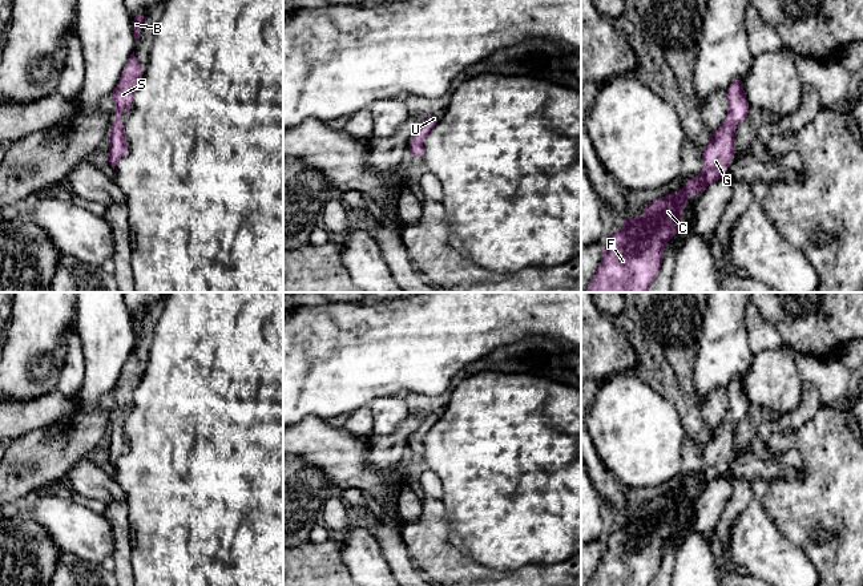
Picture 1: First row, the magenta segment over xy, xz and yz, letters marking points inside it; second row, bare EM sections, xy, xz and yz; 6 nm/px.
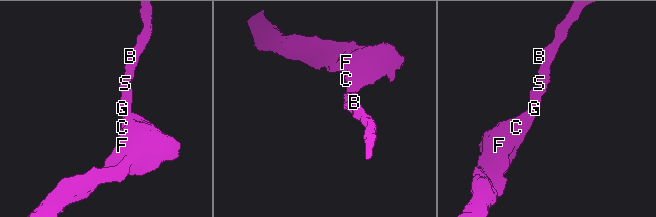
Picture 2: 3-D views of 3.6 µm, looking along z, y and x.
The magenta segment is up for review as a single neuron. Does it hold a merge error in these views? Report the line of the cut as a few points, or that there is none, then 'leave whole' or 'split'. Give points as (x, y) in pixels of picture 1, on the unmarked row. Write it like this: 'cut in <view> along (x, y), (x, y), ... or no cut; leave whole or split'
no cut; leave whole

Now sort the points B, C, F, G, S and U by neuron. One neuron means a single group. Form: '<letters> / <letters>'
B C F G S U

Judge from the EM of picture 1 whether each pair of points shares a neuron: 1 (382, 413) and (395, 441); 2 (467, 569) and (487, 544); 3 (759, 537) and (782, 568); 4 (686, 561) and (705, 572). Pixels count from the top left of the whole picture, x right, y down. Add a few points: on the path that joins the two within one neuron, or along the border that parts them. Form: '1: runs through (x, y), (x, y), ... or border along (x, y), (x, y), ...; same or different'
1: border along (410, 413), (390, 433), (372, 433); different
2: border along (452, 537), (474, 560), (503, 572); different
3: runs through (759, 545), (774, 560); same
4: runs through (690, 565), (697, 572), (701, 572); same

